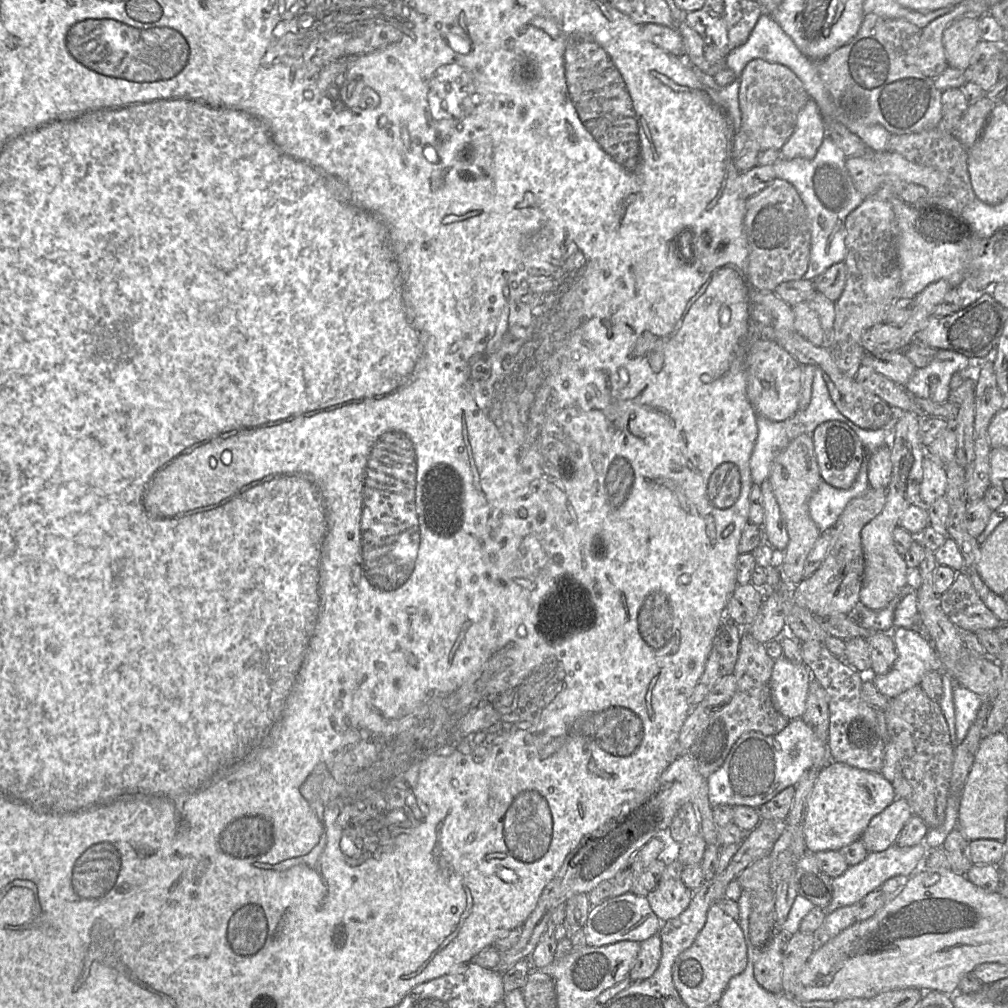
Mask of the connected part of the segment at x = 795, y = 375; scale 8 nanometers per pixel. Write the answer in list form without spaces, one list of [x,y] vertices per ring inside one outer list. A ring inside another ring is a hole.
[[[759,338],[746,357],[747,398],[758,416],[780,422],[798,412],[802,366],[777,343]]]

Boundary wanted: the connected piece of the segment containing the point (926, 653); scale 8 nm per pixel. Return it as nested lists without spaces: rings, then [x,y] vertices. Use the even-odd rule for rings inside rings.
[[[902,627],[893,628],[890,634],[897,650],[897,659],[887,674],[875,675],[871,679],[877,690],[888,699],[892,699],[916,685],[920,685],[921,679],[926,672],[942,670],[938,654],[929,638],[921,635],[918,631]]]

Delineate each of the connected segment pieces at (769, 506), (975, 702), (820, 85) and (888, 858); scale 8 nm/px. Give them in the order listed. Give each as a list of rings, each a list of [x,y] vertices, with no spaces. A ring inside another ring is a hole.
[[[768,479],[764,480],[760,488],[764,509],[762,528],[765,541],[777,552],[784,552],[789,543],[789,536],[770,481]]]
[[[955,682],[953,703],[955,709],[956,738],[958,744],[960,744],[975,721],[982,701],[977,694]]]
[[[763,13],[759,18],[748,40],[743,45],[732,50],[725,58],[727,68],[735,73],[737,79],[740,79],[746,65],[756,59],[762,59],[769,63],[778,63],[789,68],[802,82],[810,99],[817,103],[823,117],[826,120],[837,121],[837,108],[835,105],[833,107],[829,106],[826,101],[824,94],[825,85],[817,72],[815,62],[801,54],[793,40],[782,30],[771,15],[766,13]]]
[[[923,842],[912,847],[899,847],[895,843],[885,851],[868,853],[862,862],[849,866],[842,875],[832,879],[832,899],[824,908],[825,914],[857,903],[869,893],[879,889],[885,881],[892,877],[910,877],[920,869],[926,854],[927,849]]]

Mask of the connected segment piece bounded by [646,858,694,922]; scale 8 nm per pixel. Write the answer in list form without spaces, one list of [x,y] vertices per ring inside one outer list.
[[[678,858],[668,859],[657,887],[646,897],[662,922],[676,918],[690,905],[694,892],[681,879],[683,869]]]

